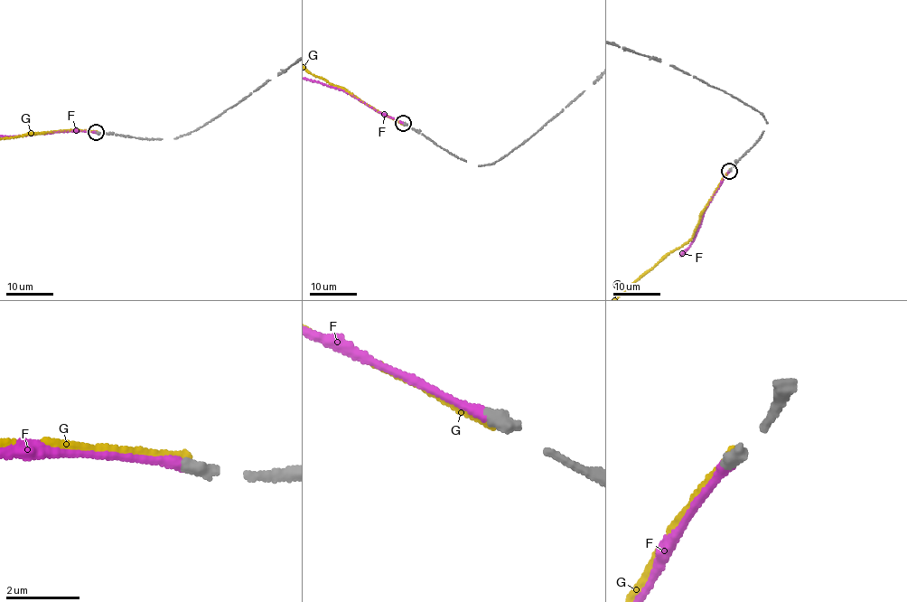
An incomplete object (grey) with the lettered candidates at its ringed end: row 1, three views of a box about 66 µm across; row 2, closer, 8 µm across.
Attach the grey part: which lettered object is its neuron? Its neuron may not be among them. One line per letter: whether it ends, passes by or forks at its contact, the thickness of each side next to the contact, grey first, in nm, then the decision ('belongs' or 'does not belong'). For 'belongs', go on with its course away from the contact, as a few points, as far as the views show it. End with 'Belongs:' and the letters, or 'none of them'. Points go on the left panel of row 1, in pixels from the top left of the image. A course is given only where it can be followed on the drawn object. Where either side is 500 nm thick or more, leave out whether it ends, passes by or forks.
F: it ends; calibres 360 and 260 nm; belongs
G: it ends; calibres 380 and 240 nm; does not belong
Belongs: F

